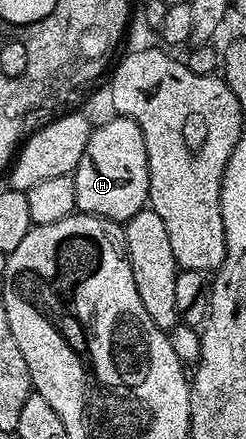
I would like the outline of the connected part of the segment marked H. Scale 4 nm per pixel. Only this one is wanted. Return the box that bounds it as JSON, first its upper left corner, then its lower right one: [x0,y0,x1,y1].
[72,116,150,224]

